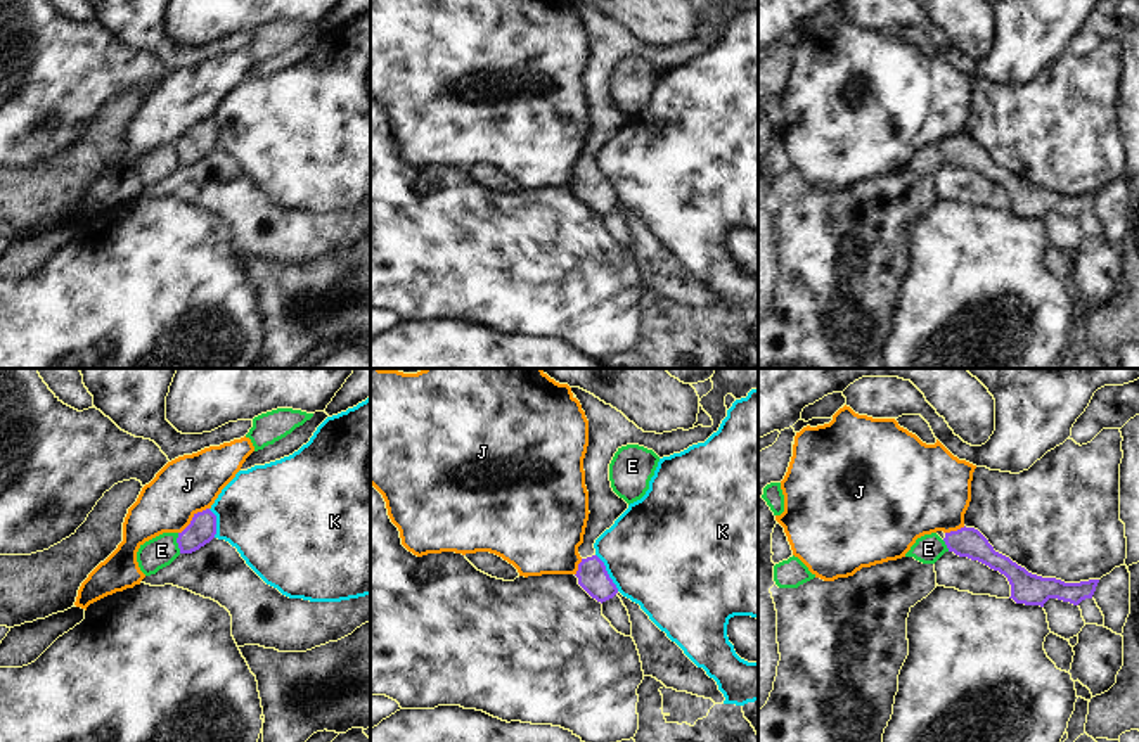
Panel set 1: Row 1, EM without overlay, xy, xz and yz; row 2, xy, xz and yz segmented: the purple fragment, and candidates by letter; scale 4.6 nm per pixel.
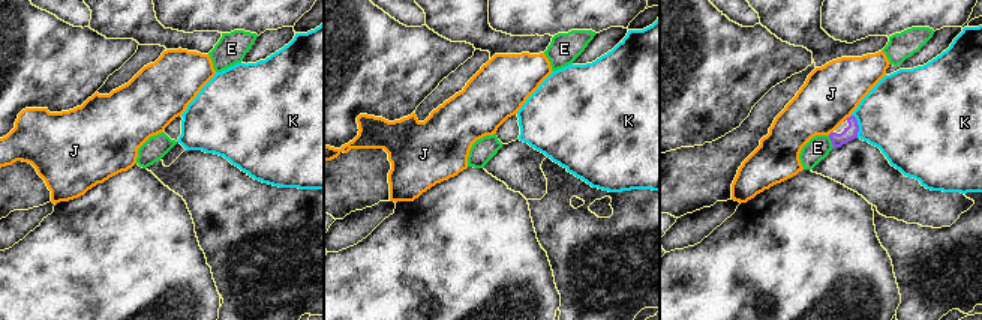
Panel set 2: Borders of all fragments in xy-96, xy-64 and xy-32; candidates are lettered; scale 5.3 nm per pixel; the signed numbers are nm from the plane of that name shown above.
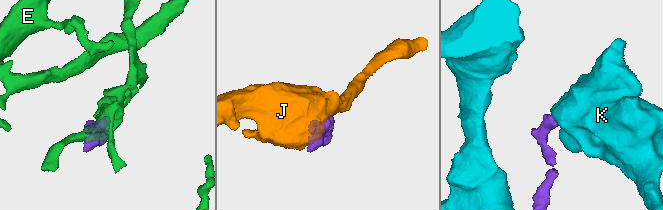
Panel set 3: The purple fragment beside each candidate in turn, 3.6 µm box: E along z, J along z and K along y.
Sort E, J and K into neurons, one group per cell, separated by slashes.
E / J / K

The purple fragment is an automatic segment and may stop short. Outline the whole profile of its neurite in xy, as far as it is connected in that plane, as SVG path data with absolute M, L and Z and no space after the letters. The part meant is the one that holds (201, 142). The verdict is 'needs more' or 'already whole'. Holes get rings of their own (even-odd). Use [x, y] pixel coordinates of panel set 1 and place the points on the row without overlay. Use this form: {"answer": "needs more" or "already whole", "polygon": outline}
{"answer": "already whole", "polygon": "M206 121L194 126L190 137L178 145L177 156L180 166L192 166L209 156L216 147L216 128Z"}

